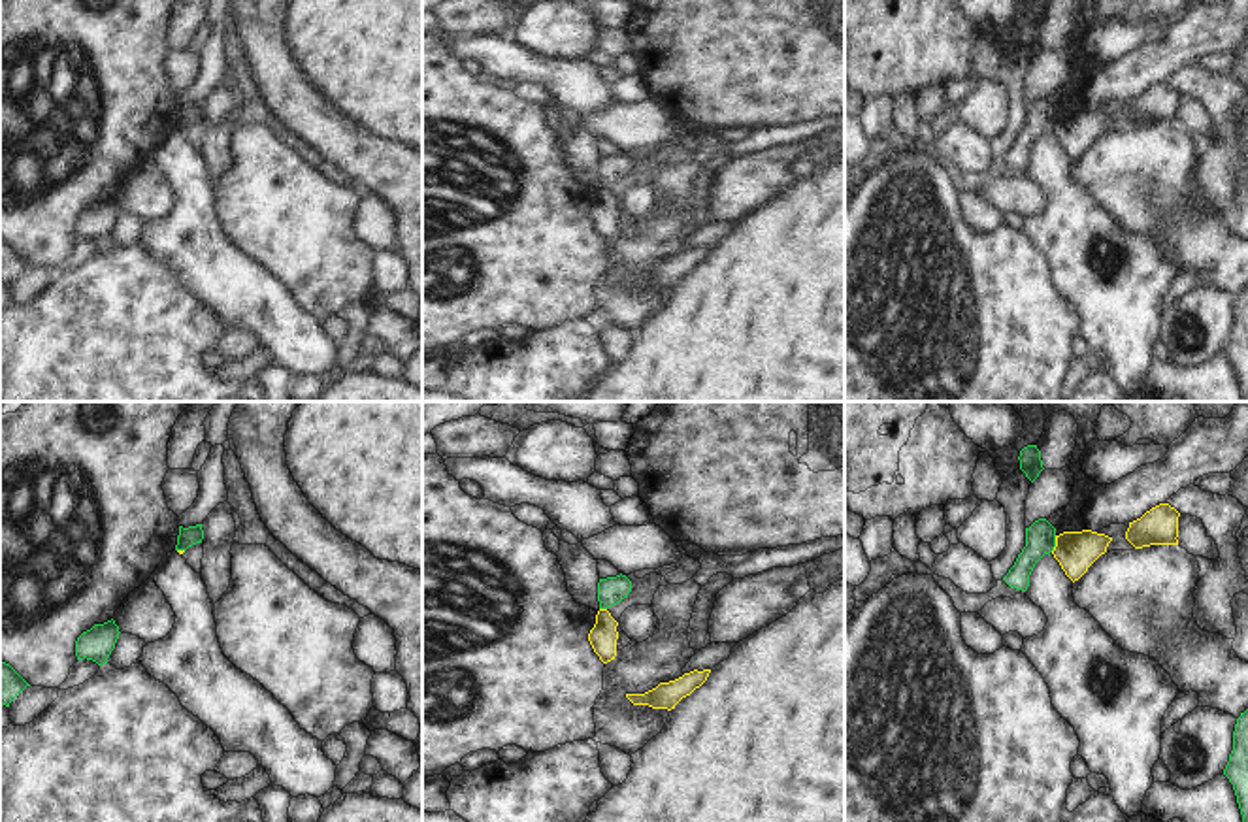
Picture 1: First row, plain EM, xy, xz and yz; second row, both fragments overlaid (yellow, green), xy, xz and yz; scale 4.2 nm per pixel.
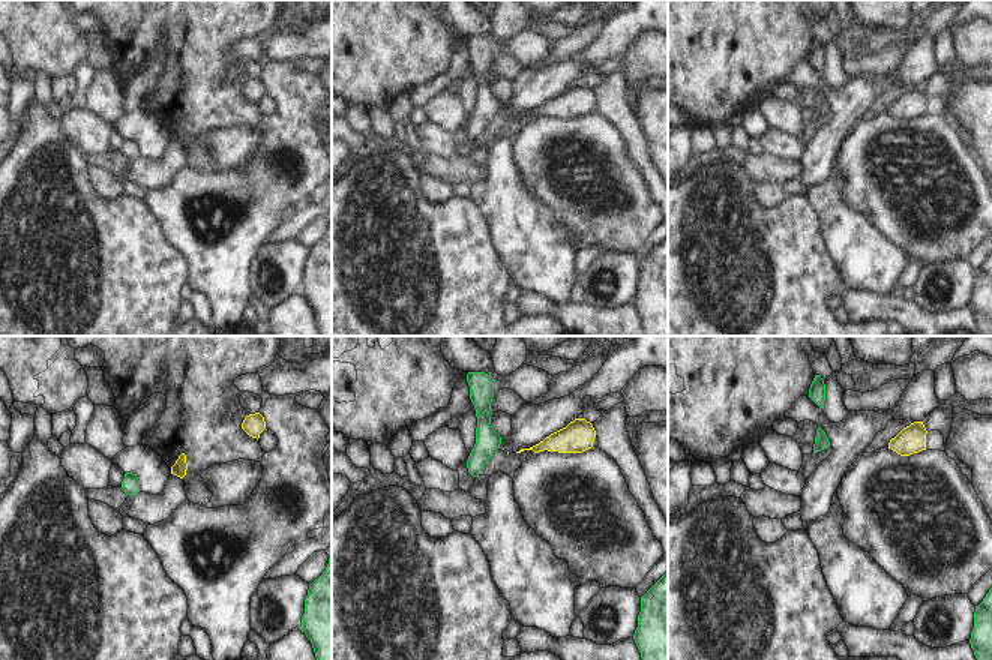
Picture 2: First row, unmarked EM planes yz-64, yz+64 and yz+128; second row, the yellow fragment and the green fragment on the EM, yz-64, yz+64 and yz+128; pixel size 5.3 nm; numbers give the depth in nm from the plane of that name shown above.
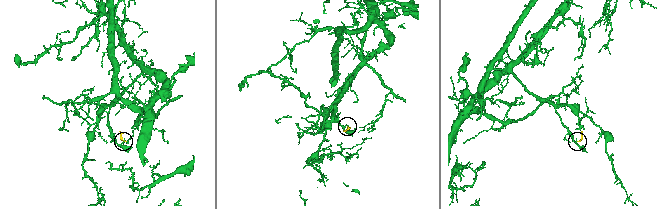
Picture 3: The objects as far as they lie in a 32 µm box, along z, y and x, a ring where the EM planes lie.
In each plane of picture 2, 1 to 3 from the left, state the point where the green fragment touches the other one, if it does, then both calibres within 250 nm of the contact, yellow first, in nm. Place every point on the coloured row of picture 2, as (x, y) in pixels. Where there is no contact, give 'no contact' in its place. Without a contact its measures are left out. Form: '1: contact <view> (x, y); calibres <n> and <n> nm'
1: no contact
2: no contact
3: no contact

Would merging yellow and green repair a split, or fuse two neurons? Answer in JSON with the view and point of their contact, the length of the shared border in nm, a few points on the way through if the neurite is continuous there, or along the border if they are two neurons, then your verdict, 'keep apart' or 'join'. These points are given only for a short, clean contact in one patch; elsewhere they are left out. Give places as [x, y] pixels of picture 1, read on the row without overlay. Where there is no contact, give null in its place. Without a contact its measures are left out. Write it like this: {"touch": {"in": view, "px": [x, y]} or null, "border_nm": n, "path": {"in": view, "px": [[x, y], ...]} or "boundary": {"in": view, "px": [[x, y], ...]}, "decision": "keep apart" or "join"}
{"touch": {"in": "yz", "px": [1056, 121]}, "border_nm": 80, "boundary": {"in": "yz", "px": [[1056, 114], [1056, 123], [1050, 129]]}, "decision": "keep apart"}

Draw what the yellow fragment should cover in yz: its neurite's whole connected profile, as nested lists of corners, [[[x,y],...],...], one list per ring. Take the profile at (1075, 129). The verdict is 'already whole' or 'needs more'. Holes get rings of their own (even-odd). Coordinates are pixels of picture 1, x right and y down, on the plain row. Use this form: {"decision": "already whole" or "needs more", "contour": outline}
{"decision": "already whole", "contour": [[[1092,107],[1063,109],[1056,113],[1054,136],[1059,140],[1065,153],[1075,160],[1088,145],[1107,130],[1112,115]]]}

